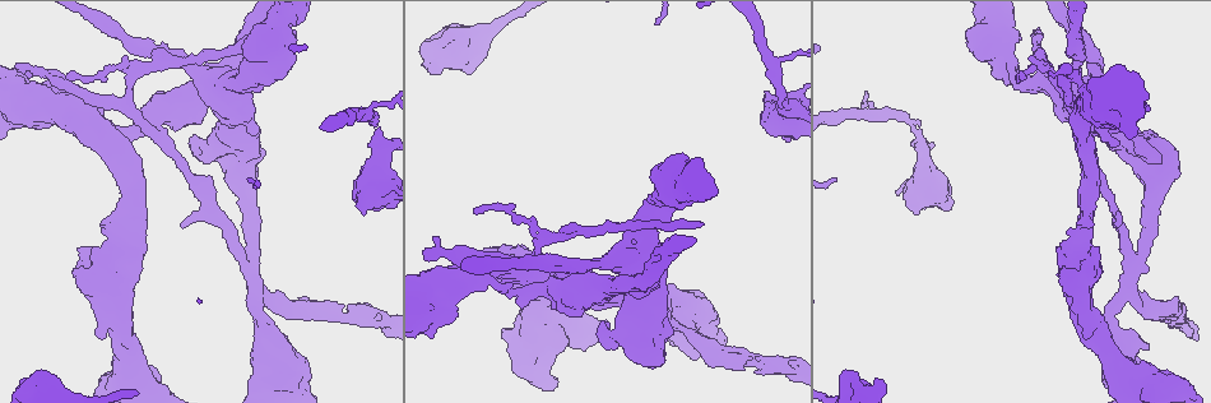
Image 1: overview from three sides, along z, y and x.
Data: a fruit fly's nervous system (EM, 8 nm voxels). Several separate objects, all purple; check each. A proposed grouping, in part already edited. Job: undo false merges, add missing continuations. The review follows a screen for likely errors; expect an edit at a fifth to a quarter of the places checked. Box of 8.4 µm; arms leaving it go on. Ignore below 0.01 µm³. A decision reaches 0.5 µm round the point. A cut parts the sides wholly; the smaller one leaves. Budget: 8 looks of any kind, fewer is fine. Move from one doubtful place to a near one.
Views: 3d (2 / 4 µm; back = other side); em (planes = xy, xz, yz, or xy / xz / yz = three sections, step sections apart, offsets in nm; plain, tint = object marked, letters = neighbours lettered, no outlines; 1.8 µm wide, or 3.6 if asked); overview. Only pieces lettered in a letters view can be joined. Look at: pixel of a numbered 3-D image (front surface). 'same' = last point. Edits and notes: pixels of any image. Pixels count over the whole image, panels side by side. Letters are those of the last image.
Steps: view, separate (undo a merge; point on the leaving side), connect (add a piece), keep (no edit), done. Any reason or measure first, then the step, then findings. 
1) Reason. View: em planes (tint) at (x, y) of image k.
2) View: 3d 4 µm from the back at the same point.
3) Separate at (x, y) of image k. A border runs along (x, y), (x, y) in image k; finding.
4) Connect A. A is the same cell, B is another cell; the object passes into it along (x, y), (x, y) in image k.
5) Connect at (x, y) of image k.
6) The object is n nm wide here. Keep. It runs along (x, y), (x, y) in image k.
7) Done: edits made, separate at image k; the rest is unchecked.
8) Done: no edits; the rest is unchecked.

A narrow waist. View: em planes (letters) at (254, 287) of image 1.

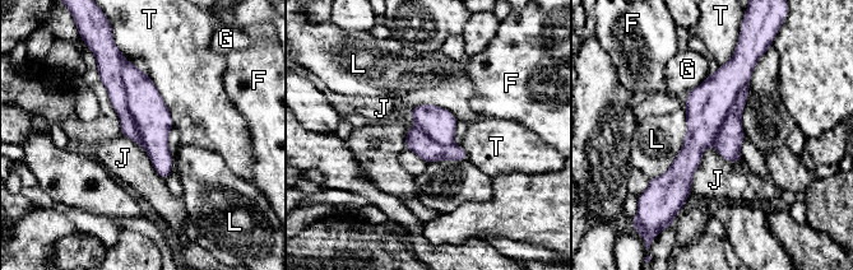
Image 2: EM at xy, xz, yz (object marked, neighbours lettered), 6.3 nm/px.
Separate at (109, 68) of image 2. F, G, J, L and T are other cells; a border runs along (124, 59), (126, 108), (143, 145) in image 2; two neurons meet here.

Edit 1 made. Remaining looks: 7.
View: em 3.6 µm xy step 16 (letters) at (698, 326) of image 1.

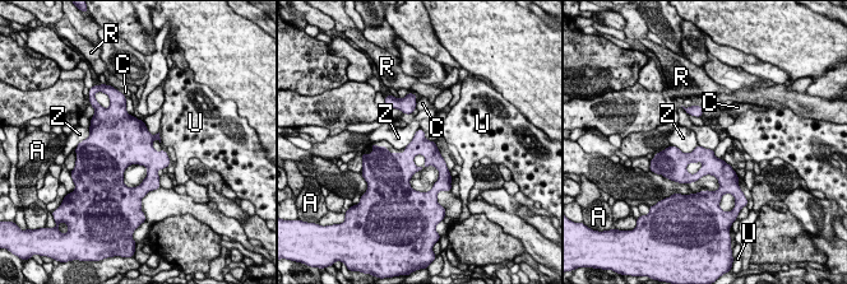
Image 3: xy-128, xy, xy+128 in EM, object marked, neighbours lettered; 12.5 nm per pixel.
Another direction. View: em 3.6 µm planes (letters) at the same point.

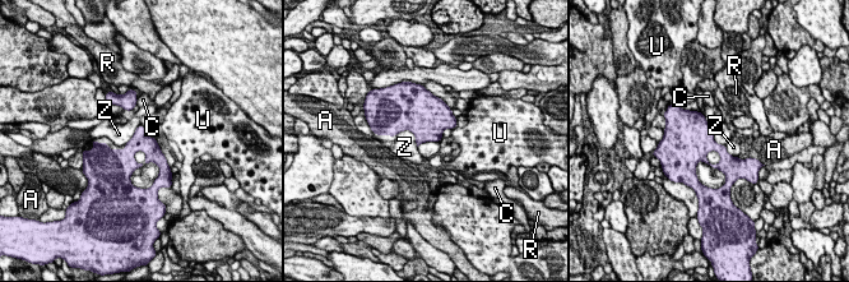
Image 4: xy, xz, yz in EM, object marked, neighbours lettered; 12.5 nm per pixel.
Keep. A, C, R, U and Z are other cells; it runs along (105, 147), (111, 153), (145, 147), (165, 166) in image 4; all the same neuron.

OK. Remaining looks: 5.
Done: edits made, separate at image 2; the rest is unchecked.

